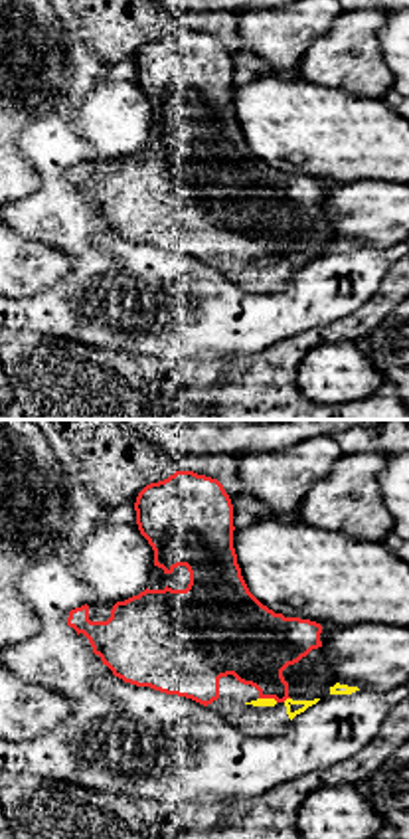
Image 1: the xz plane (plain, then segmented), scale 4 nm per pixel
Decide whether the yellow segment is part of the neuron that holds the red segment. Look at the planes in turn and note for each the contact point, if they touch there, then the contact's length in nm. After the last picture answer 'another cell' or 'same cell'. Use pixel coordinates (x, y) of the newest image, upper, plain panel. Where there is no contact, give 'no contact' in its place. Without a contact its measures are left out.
meets red at (285, 256); contact 40 nm long

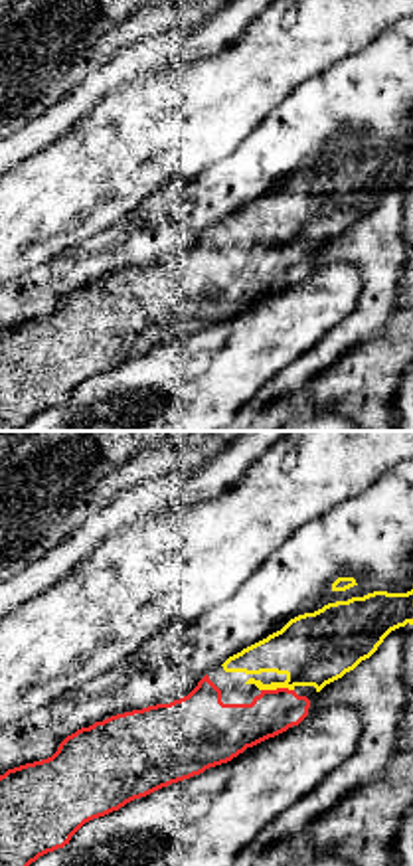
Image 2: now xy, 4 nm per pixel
meets red at (277, 246); contact 140 nm long

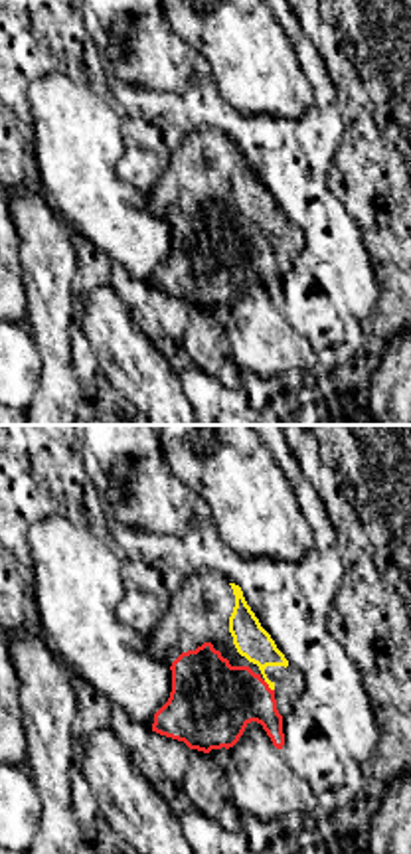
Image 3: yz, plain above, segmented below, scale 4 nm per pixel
meets red at (267, 244); contact 60 nm long

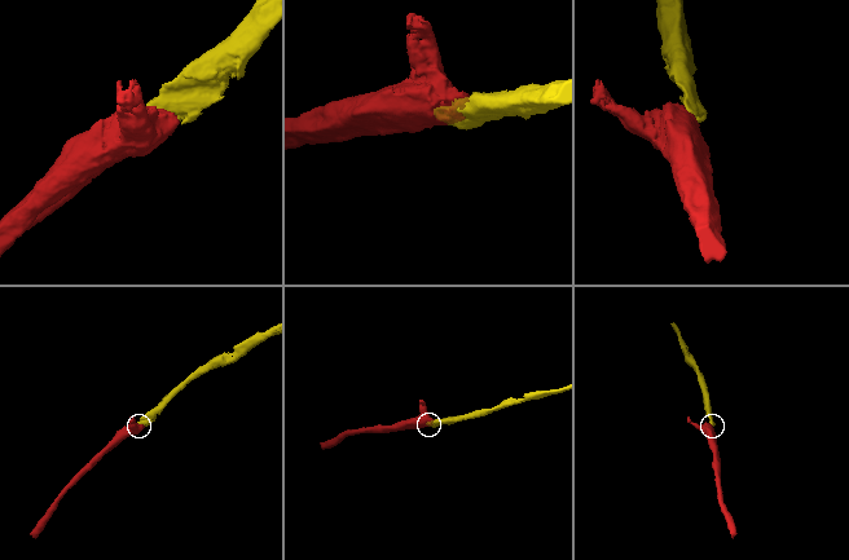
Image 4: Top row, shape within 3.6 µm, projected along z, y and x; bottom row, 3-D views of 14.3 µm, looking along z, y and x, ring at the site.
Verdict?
same cell

